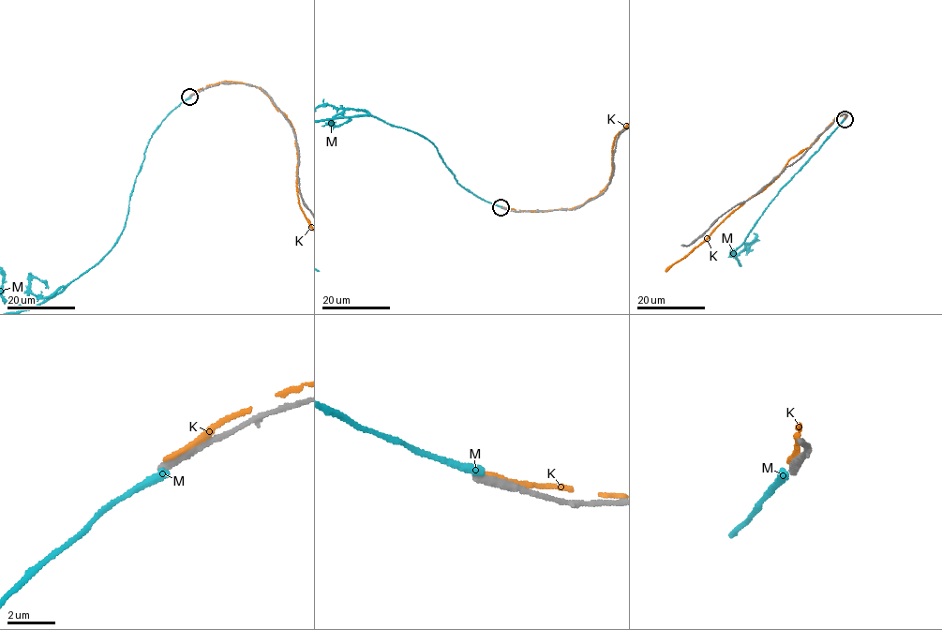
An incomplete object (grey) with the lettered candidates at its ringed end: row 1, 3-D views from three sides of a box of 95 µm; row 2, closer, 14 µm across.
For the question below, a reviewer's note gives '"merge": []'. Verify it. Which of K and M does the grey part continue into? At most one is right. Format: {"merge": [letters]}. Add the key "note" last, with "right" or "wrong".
{"merge": [], "note": "right"}

